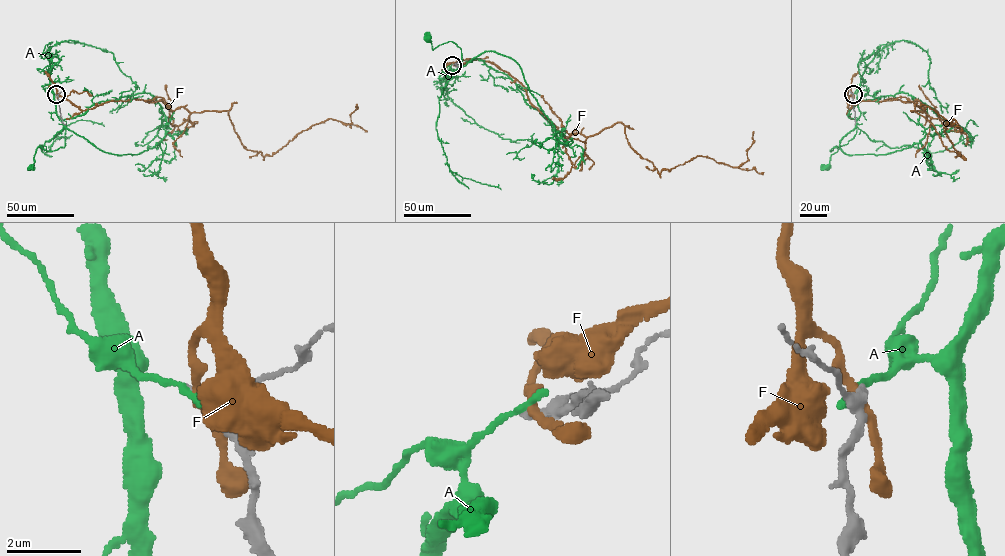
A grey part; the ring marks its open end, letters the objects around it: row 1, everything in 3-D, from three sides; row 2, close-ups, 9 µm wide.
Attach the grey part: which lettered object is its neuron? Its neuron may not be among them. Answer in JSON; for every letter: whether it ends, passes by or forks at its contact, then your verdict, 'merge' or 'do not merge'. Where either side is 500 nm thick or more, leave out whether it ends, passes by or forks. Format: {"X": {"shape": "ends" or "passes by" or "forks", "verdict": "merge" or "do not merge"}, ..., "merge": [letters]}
{"A": {"shape": "ends", "verdict": "do not merge"}, "F": {"shape": "passes by", "verdict": "do not merge"}, "merge": []}

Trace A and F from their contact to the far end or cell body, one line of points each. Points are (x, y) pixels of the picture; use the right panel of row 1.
A: (853, 94), (860, 116), (856, 133), (847, 144), (830, 150), (838, 148), (827, 166)
F: (853, 94), (848, 110), (918, 100), (925, 112), (911, 111), (965, 160), (944, 132), (956, 121), (919, 105)

